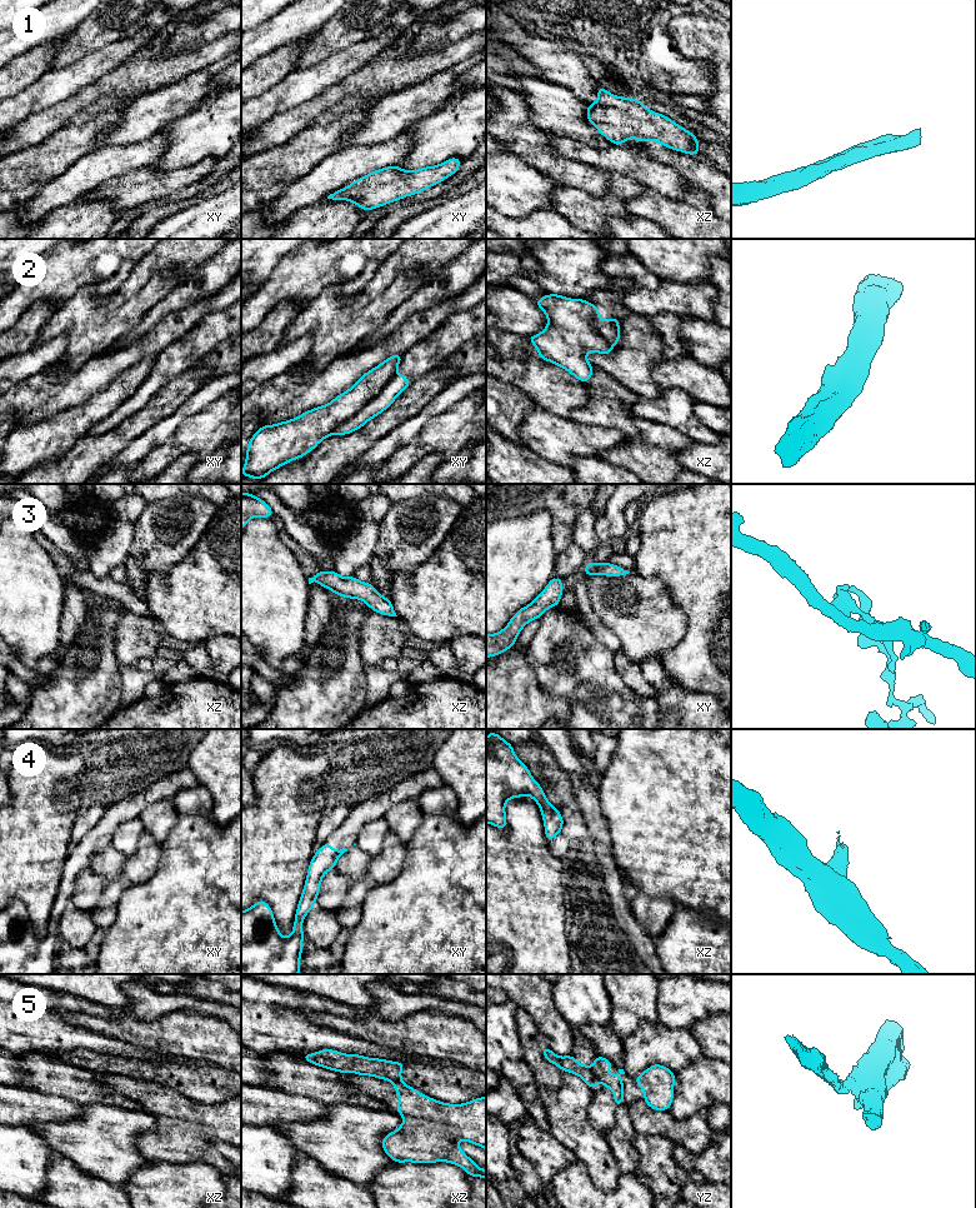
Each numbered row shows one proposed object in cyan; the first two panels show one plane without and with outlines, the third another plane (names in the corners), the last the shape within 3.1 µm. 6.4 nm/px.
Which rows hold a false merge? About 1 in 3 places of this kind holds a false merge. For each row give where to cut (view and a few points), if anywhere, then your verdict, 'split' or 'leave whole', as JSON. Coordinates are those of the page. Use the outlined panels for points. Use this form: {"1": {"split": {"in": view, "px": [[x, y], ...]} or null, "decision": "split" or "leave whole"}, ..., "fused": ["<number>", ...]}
{"1": {"split": null, "decision": "leave whole"}, "2": {"split": {"in": "xy", "px": [[395, 370], [390, 380], [376, 395], [331, 433]]}, "decision": "split"}, "3": {"split": null, "decision": "leave whole"}, "4": {"split": null, "decision": "leave whole"}, "5": {"split": {"in": "xz", "px": [[393, 1081], [401, 1082]]}, "decision": "split"}, "fused": ["2", "5"]}

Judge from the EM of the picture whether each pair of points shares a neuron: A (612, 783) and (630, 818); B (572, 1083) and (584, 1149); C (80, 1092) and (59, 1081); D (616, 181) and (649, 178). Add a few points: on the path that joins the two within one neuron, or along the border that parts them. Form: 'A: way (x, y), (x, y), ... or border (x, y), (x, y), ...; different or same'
A: way (621, 792), (630, 800), (630, 809); same
B: way (572, 1099), (572, 1128), (576, 1133); same
C: way (75, 1087), (70, 1082), (64, 1081); same
D: border (605, 171), (621, 173), (646, 186); different

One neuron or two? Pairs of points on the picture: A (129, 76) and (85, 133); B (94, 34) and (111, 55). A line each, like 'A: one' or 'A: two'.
A: two
B: two

